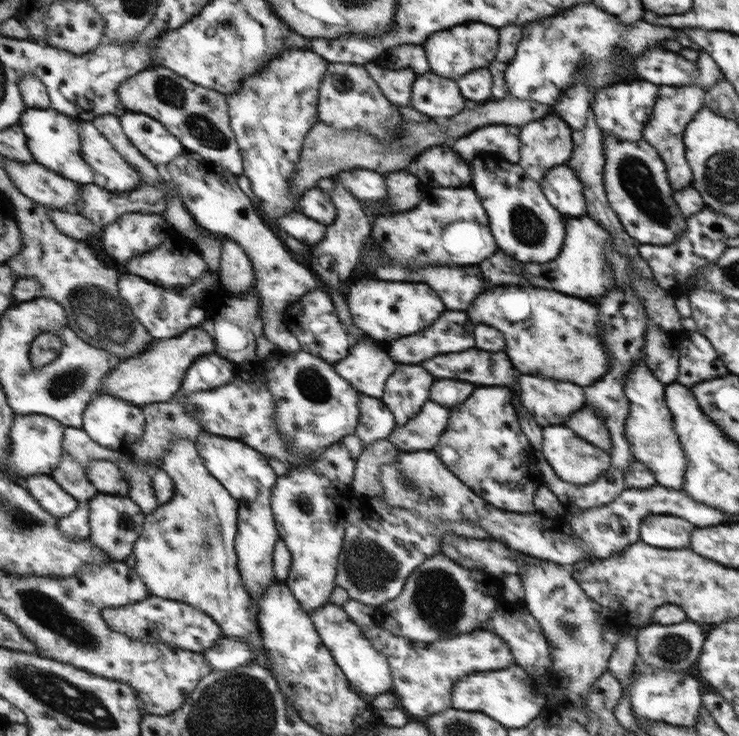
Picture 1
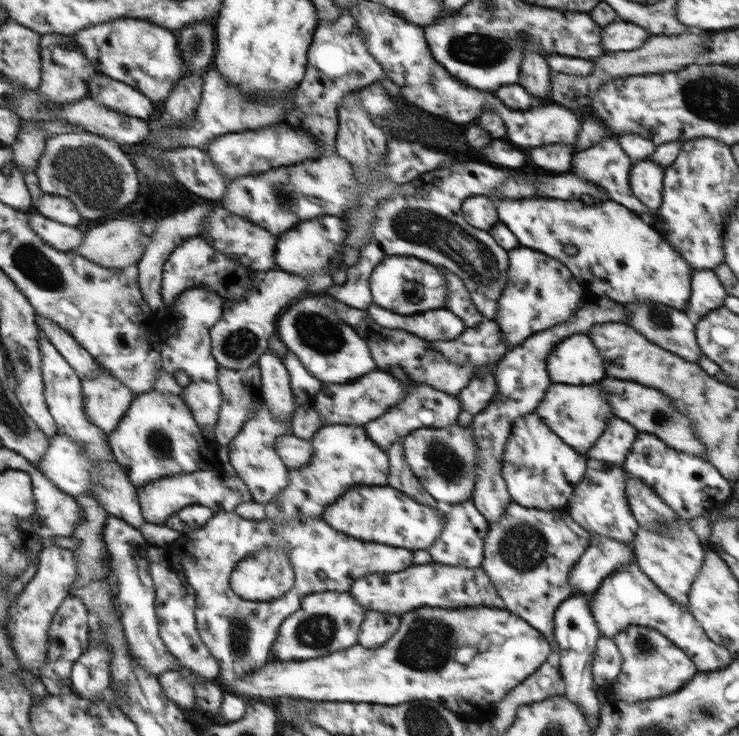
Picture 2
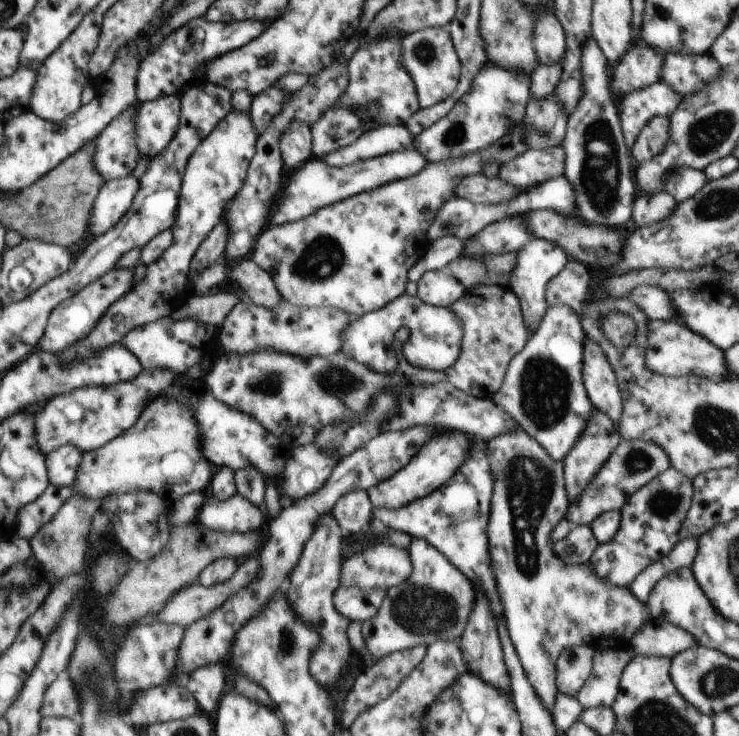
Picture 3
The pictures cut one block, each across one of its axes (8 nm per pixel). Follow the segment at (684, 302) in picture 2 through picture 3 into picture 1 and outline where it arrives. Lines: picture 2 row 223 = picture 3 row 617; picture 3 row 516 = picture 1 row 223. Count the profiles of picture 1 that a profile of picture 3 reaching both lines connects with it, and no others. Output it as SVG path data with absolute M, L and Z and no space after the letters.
M493 156L477 157L471 160L470 187L476 191L488 216L497 248L518 262L543 264L559 256L567 222L556 207L551 206L543 196L538 182L531 180L517 164Z

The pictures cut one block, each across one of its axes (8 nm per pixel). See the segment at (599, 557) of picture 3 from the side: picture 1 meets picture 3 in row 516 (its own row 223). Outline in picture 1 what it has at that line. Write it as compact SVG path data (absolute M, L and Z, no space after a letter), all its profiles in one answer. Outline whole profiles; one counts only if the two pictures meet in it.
M609 134L603 135L603 145L604 193L624 230L637 245L663 246L676 242L676 236L687 228L686 219L669 187L664 161L657 150L643 139L631 142Z

